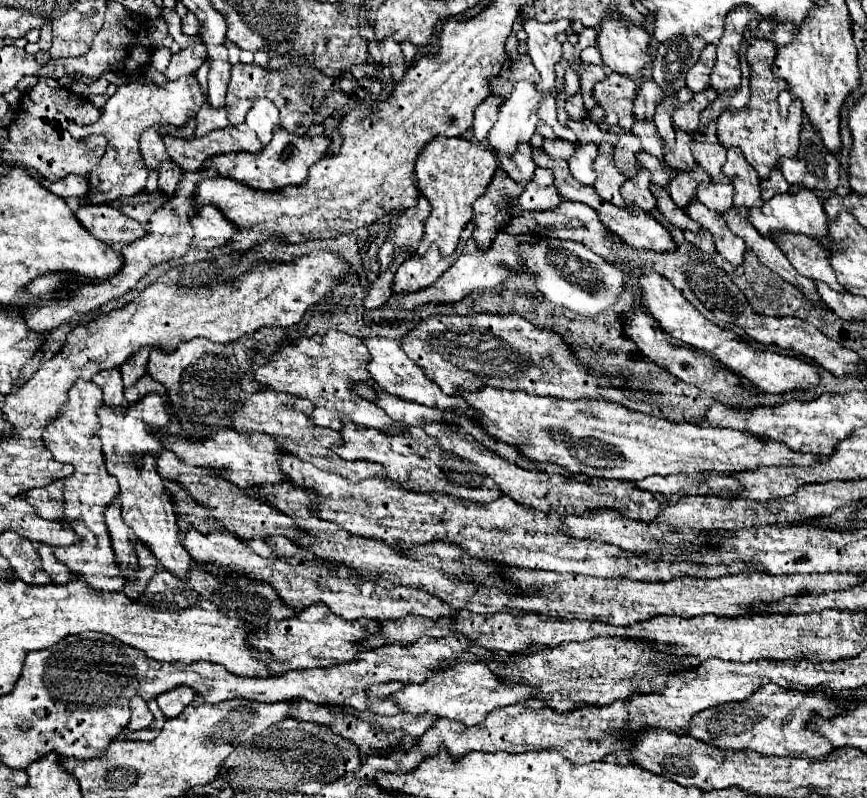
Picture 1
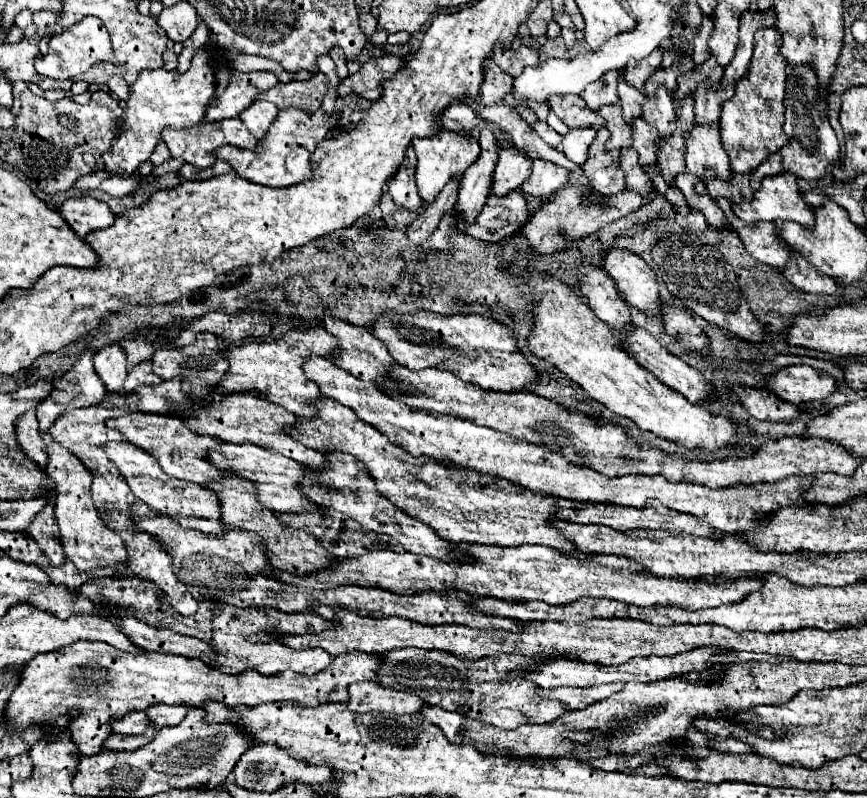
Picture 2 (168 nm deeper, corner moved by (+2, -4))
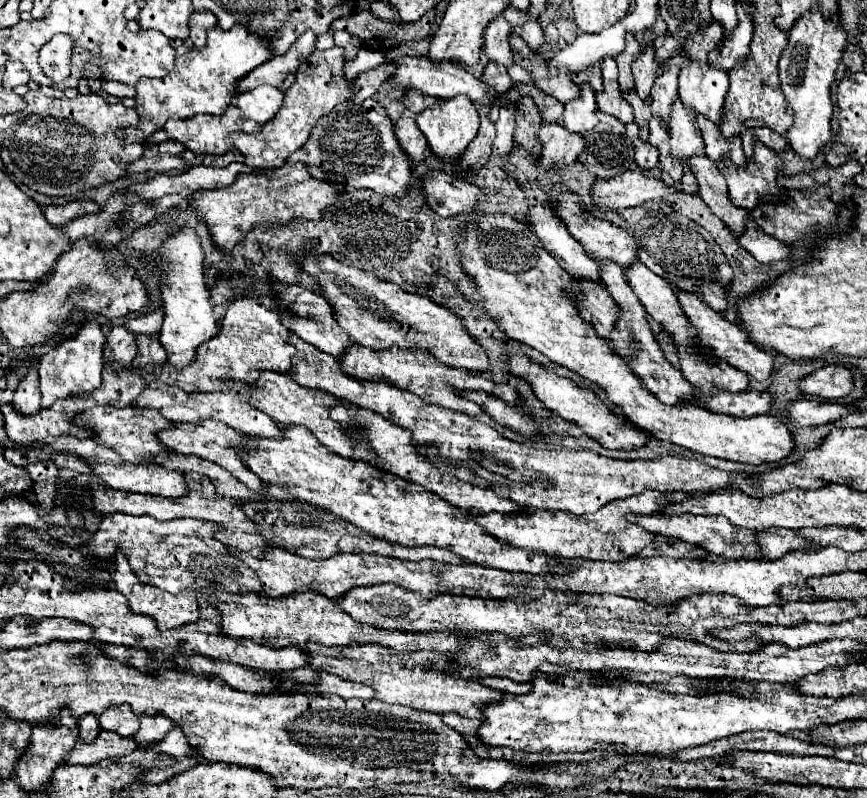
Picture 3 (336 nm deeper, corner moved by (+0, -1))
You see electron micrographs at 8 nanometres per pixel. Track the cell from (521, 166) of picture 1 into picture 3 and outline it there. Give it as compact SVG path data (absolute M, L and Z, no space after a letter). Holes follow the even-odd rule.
M406 92L404 94L404 106L408 110L412 110L414 114L424 112L426 108L430 108L430 106L434 106L438 102L442 102L442 100L436 100L434 96L422 96L422 92Z

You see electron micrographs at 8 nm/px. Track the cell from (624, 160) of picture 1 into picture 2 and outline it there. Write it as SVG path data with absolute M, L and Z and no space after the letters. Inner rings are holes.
M614 103L612 107L600 107L600 115L606 121L606 129L610 131L610 141L606 143L608 149L622 149L630 147L632 143L632 127L622 117L620 103Z

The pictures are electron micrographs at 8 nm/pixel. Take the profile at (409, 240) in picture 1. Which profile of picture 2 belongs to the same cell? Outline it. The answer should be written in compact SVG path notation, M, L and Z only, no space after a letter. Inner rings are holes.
M412 145L408 147L408 155L404 157L404 163L400 165L400 171L392 175L392 183L388 183L388 191L394 197L398 207L418 211L422 207L422 199L416 189L416 153L412 151Z

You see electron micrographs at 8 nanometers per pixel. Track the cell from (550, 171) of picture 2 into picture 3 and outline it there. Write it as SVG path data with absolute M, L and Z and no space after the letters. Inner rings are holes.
M556 122L542 124L538 140L542 144L540 166L544 170L562 170L566 166L574 166L585 149L585 139L582 136L572 136Z

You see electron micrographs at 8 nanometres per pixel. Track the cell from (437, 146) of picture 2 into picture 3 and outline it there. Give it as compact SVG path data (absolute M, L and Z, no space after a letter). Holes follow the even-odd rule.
M456 96L456 100L444 100L442 104L436 104L422 114L416 116L416 124L422 130L422 134L428 140L428 146L436 158L450 158L456 160L462 156L466 146L478 136L480 118L478 112L474 112L474 104L466 100L466 96Z

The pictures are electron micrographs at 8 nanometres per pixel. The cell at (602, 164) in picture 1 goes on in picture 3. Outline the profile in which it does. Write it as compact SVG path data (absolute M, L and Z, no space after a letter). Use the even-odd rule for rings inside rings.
M598 112L598 126L588 132L586 150L578 162L596 178L612 180L634 166L634 146L626 136L624 124L608 114Z

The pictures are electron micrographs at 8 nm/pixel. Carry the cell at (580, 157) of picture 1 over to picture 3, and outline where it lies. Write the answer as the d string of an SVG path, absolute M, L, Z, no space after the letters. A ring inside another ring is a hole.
M582 88L582 96L578 100L572 100L570 104L564 106L564 128L572 134L586 134L590 130L594 130L594 126L598 124L596 118L596 96L594 92L590 92L590 88Z

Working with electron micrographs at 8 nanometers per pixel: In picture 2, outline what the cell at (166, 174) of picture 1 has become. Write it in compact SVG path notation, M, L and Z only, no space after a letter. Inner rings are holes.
M168 157L162 165L156 165L154 167L154 175L164 175L164 173L178 173L180 167L184 165L182 159L176 159L176 157Z

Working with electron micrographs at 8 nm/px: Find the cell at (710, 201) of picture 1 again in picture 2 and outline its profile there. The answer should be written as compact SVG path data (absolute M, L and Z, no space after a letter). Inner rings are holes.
M694 123L686 133L686 167L692 173L704 177L704 173L714 173L722 179L730 177L730 159L720 143L720 123Z

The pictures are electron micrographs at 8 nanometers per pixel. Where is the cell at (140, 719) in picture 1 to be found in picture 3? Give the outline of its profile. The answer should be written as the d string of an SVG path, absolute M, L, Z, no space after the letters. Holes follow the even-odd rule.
M128 706L108 708L102 716L98 716L102 730L118 732L120 736L134 736L140 728L138 716Z

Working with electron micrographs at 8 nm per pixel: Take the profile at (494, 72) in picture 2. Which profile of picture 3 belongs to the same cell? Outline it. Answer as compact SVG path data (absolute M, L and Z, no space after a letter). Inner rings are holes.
M498 16L498 20L492 20L486 28L486 36L484 36L484 54L490 62L502 64L506 68L510 68L514 64L512 60L512 48L510 48L510 24L504 20L504 16Z

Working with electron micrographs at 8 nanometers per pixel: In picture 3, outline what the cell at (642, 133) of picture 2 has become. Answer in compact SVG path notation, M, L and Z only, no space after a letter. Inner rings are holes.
M636 92L624 94L624 98L626 98L628 104L634 108L634 116L636 116L636 122L638 122L638 126L640 126L640 140L646 142L646 140L648 140L648 122L650 122L650 118L652 118L652 114L650 114L650 102L640 100Z

